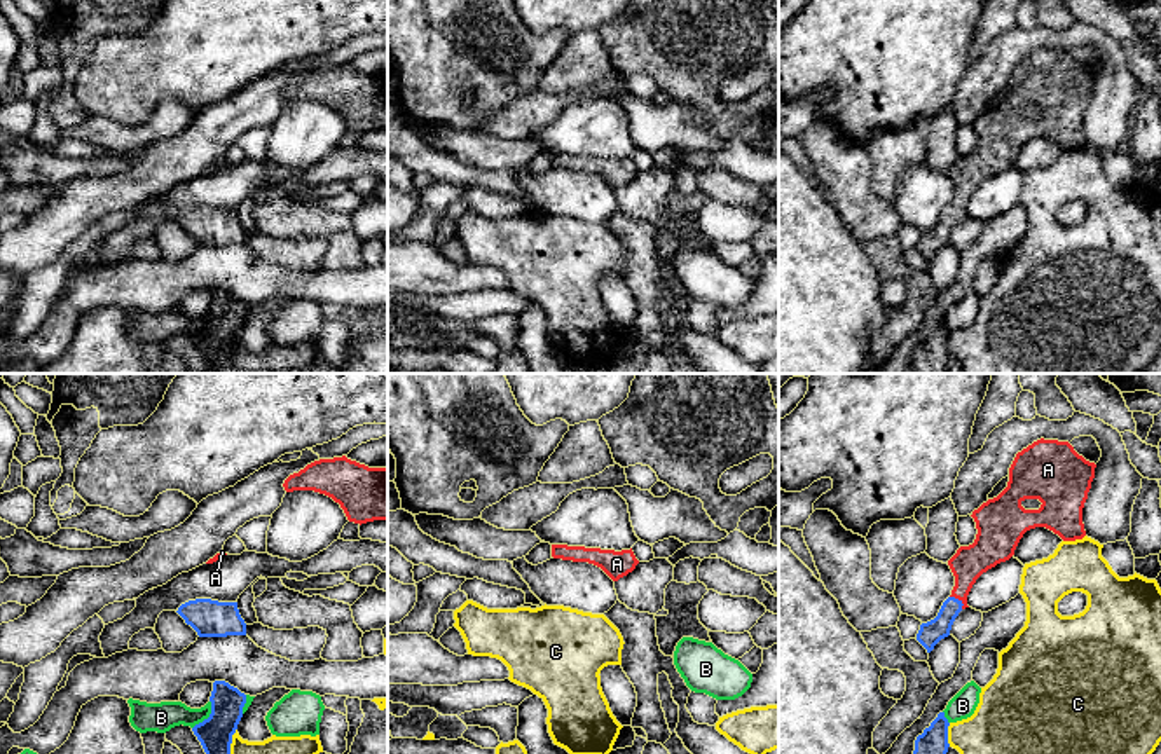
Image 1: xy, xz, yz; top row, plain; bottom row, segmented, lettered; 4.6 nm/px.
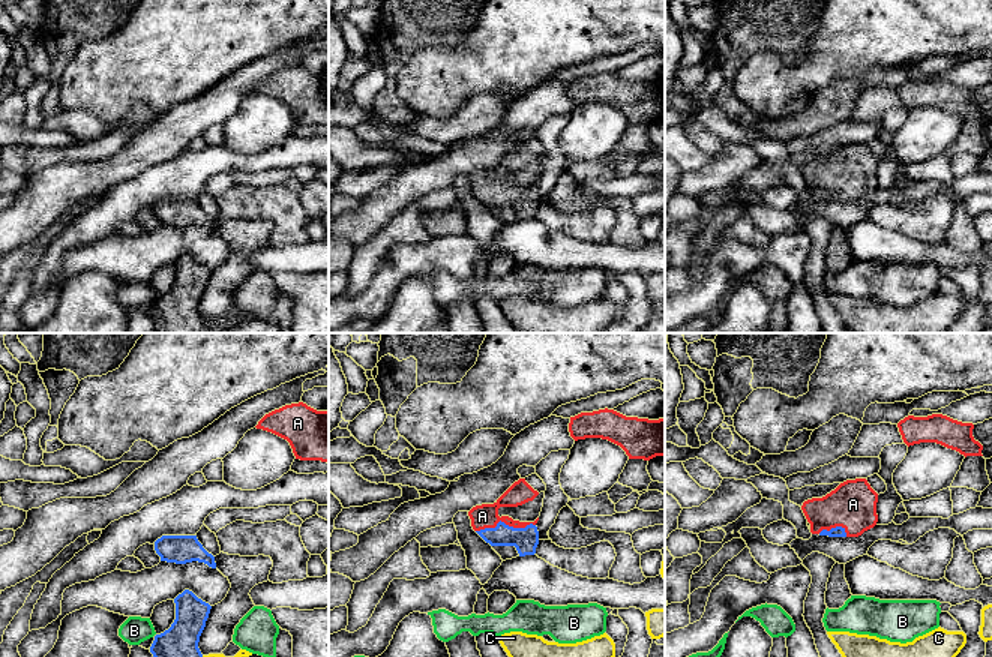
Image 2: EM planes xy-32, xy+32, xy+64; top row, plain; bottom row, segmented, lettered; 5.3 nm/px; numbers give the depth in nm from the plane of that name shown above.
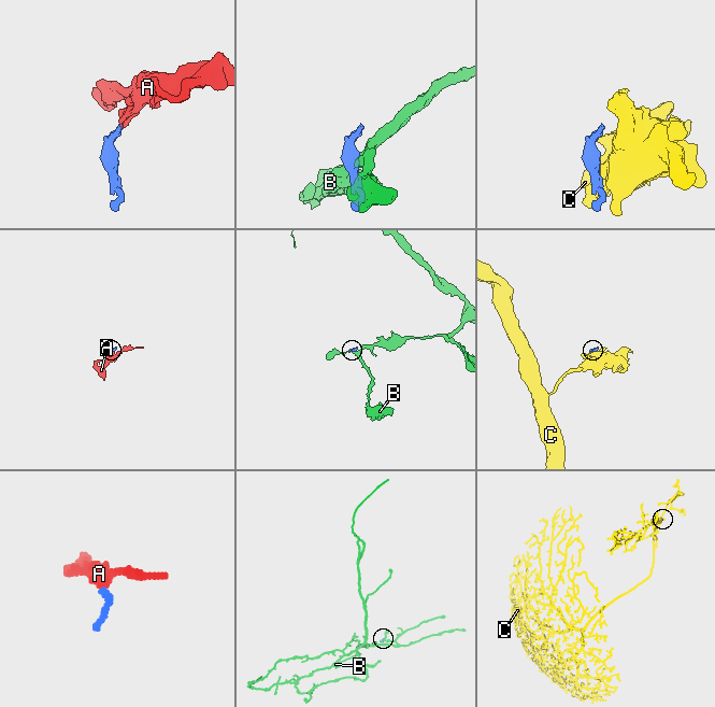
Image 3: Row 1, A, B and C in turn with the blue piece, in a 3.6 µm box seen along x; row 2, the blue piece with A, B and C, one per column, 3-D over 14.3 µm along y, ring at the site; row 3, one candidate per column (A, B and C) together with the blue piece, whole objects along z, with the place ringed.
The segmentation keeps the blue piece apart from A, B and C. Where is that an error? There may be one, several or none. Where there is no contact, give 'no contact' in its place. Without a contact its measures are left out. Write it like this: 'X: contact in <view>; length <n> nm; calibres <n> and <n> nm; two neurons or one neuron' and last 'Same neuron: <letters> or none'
A: contact in yz; length 90 nm; calibres 110 and 160 nm; one neuron
B: contact in xy; length 160 nm; calibres 160 and 140 nm; two neurons
C: contact in yz; length 110 nm; calibres 150 and 360 nm; two neurons
Same neuron: A

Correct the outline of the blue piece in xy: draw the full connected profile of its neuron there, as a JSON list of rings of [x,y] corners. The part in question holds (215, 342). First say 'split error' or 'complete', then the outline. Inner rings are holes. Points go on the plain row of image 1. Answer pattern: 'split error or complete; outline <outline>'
complete; outline [[[215,290],[210,311],[210,326],[192,337],[208,365],[206,374],[241,374],[230,365],[230,353],[246,304],[225,290]]]

